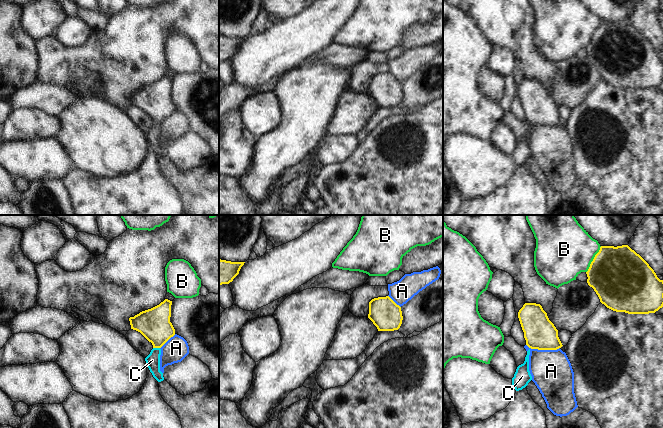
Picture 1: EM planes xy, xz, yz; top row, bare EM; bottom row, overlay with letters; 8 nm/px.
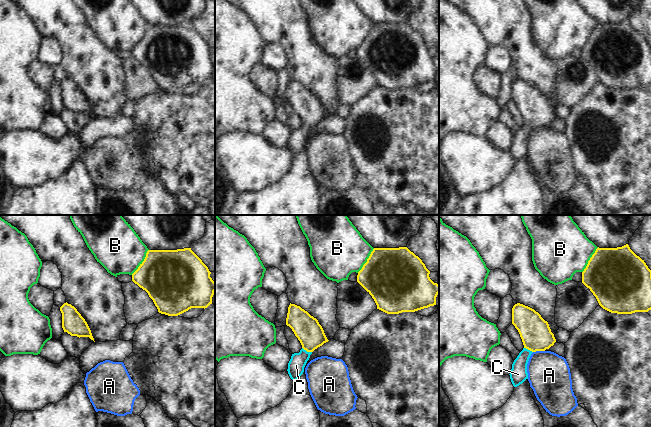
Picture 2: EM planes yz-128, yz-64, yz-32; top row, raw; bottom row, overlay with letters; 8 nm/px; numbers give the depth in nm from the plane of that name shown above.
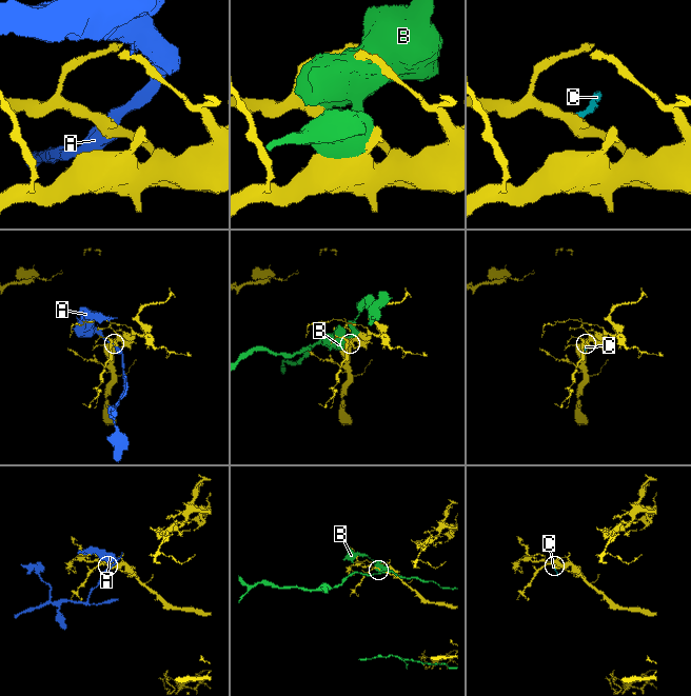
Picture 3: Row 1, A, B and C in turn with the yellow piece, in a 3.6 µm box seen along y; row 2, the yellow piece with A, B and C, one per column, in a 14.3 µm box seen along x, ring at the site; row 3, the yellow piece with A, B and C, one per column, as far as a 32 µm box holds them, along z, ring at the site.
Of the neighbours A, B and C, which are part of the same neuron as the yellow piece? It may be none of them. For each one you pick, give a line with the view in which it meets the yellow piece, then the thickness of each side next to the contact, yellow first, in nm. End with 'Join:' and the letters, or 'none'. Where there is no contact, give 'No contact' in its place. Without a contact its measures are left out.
C: Touches yellow in xy. Thickness 260 nm (yellow) against 110 nm
Join: C.

